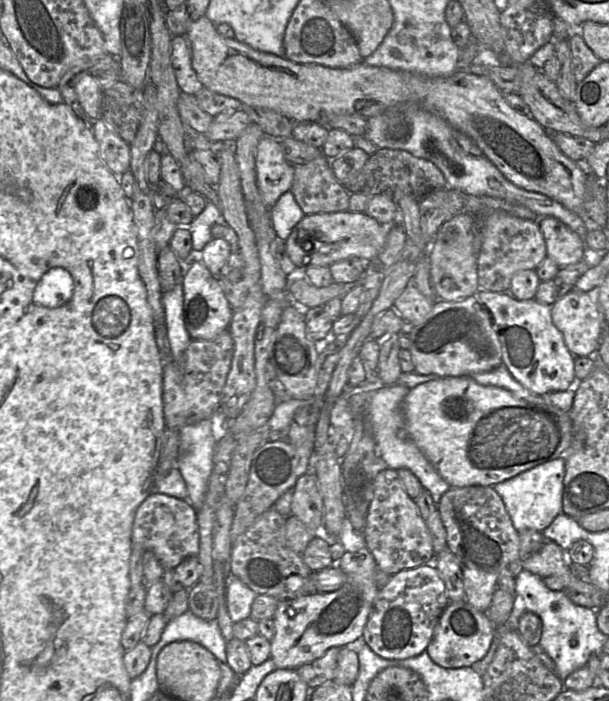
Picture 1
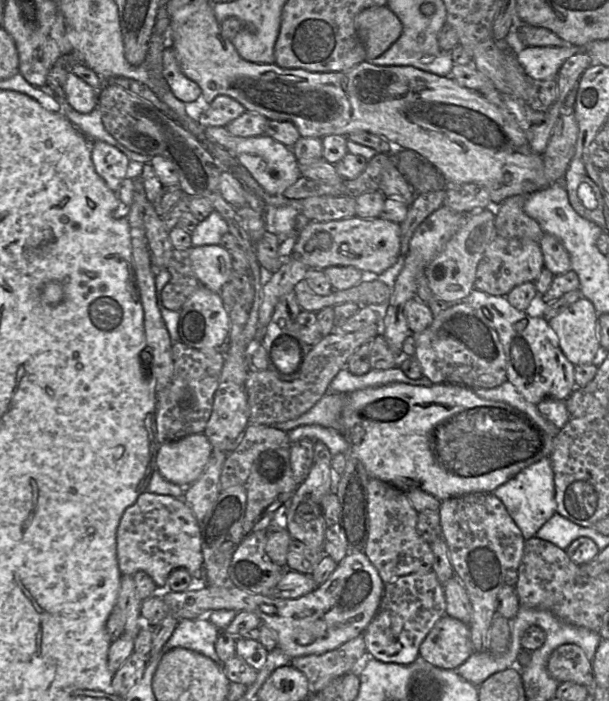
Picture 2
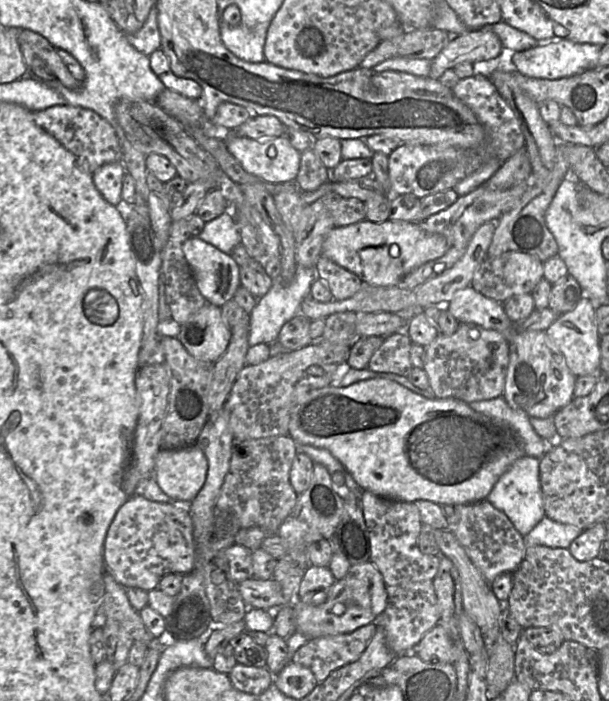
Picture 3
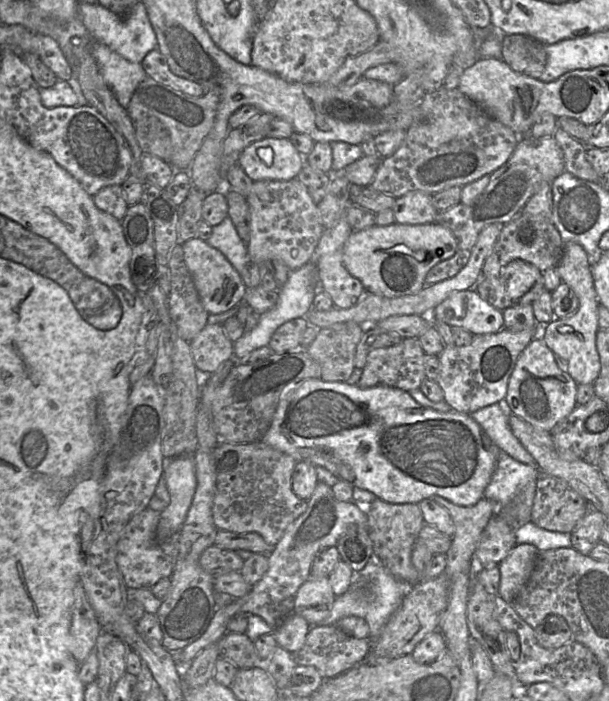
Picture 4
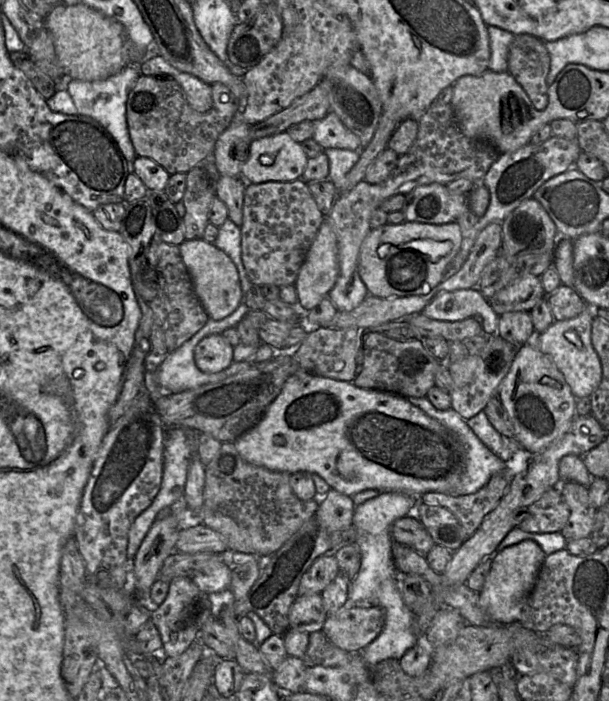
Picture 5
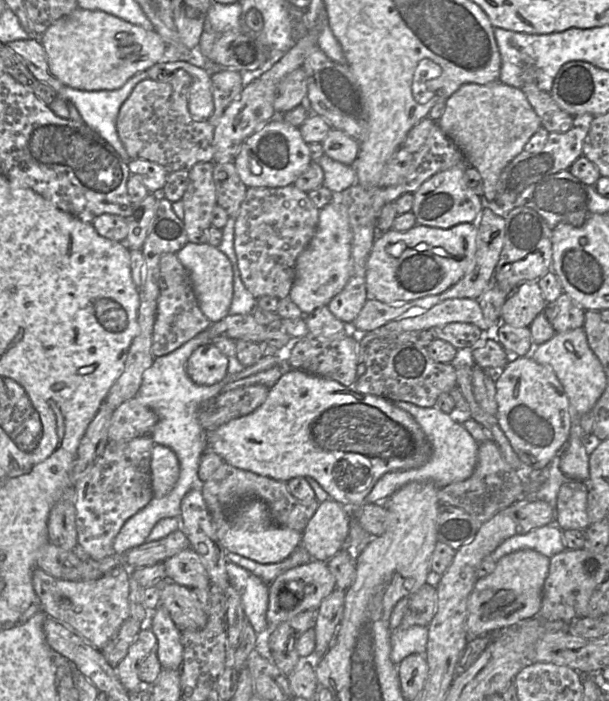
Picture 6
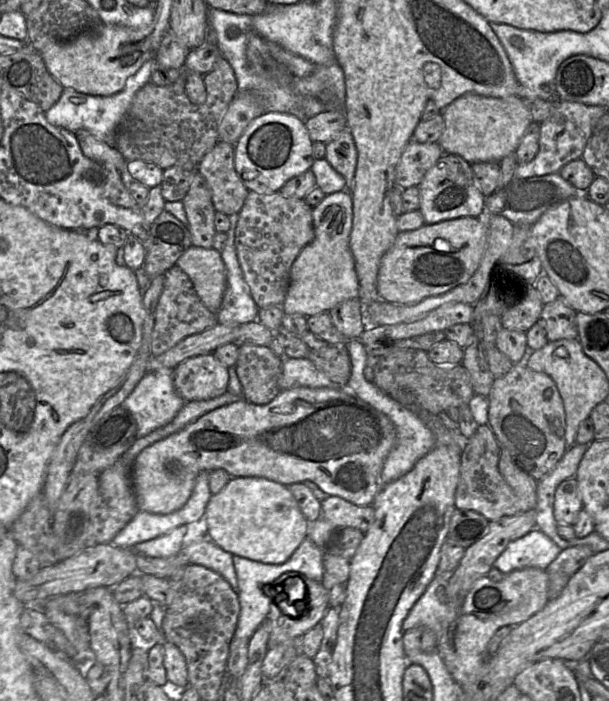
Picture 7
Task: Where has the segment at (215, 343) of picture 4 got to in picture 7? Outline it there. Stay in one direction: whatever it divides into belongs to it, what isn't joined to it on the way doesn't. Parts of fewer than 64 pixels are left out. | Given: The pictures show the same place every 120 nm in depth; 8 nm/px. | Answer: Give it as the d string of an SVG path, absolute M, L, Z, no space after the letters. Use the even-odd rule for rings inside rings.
M213 353L199 355L173 369L173 384L185 402L209 400L228 391L228 373Z

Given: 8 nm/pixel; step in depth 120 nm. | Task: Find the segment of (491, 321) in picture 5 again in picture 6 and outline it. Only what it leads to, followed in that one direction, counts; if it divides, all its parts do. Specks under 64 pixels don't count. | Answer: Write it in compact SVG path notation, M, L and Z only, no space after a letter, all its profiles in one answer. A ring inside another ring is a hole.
M452 298L434 305L420 315L391 321L369 332L357 332L356 330L352 330L352 335L357 341L360 341L361 333L373 333L379 330L395 332L429 330L435 326L442 326L454 322L471 323L479 327L482 331L486 331L490 328L484 319L477 299Z

